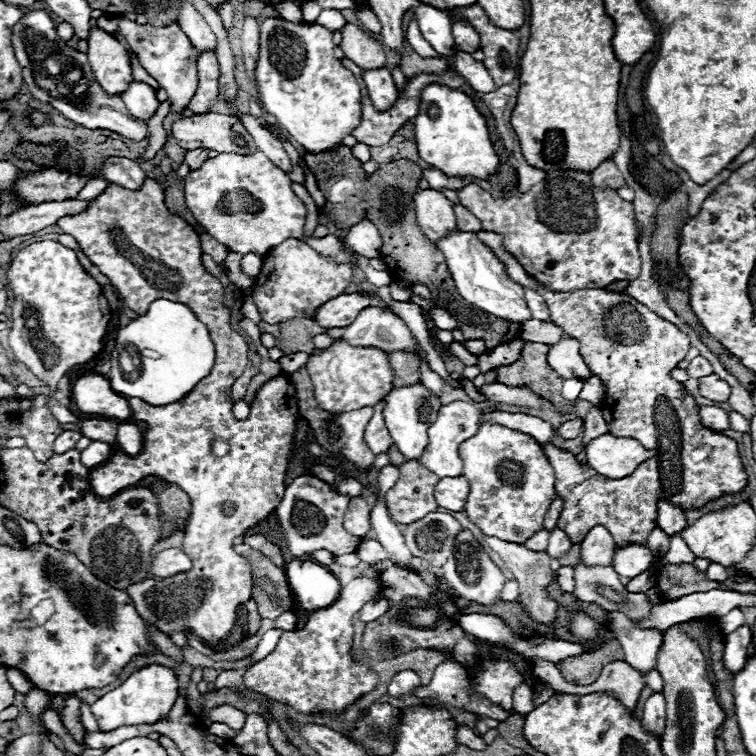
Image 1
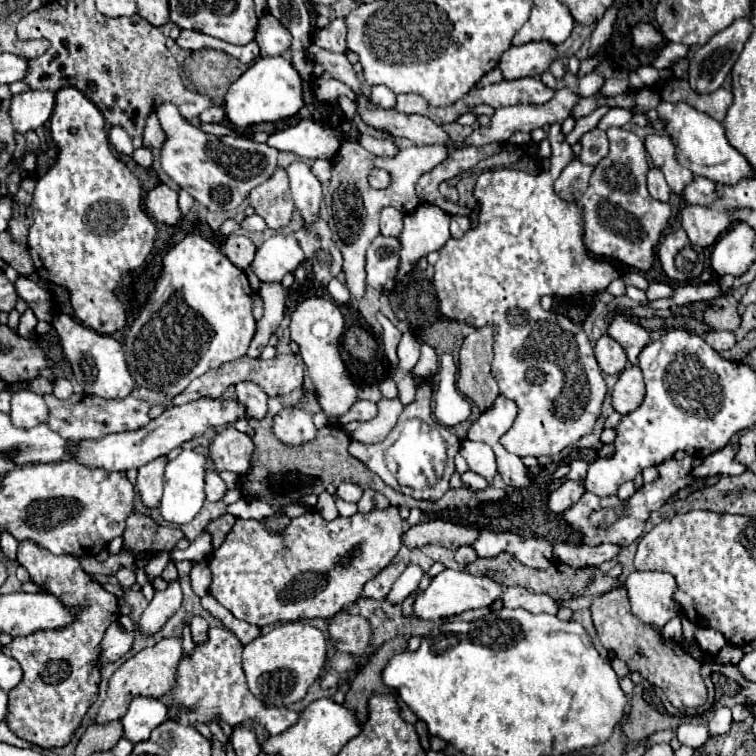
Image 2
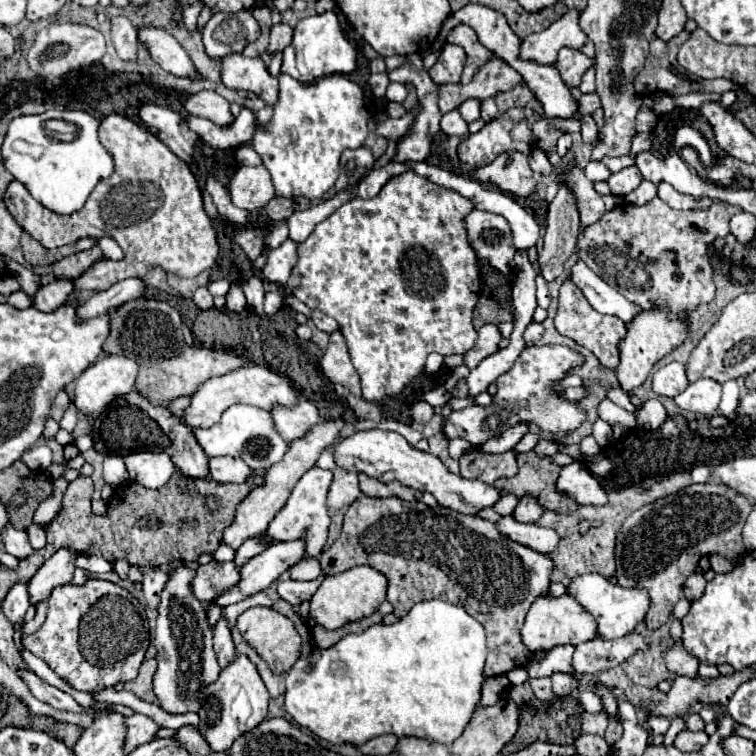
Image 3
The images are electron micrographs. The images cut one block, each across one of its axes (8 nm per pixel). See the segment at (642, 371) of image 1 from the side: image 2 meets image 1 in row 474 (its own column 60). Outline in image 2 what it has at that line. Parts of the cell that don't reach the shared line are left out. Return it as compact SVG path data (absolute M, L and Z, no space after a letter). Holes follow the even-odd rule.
M22 542L18 544L20 550L20 564L28 570L30 580L40 586L40 590L50 592L50 594L72 594L72 602L78 606L78 614L62 630L42 630L42 632L32 632L28 636L18 636L12 638L10 644L2 648L6 656L12 656L18 660L18 664L24 670L22 682L8 692L8 714L6 714L6 724L10 730L30 742L36 744L44 750L48 748L60 748L66 746L74 734L74 730L80 726L86 710L98 696L98 682L100 682L100 670L98 670L98 644L106 632L106 628L118 618L118 598L102 588L100 582L92 578L92 574L84 572L76 556L54 556L52 552L46 552L44 548L38 548L36 544Z

